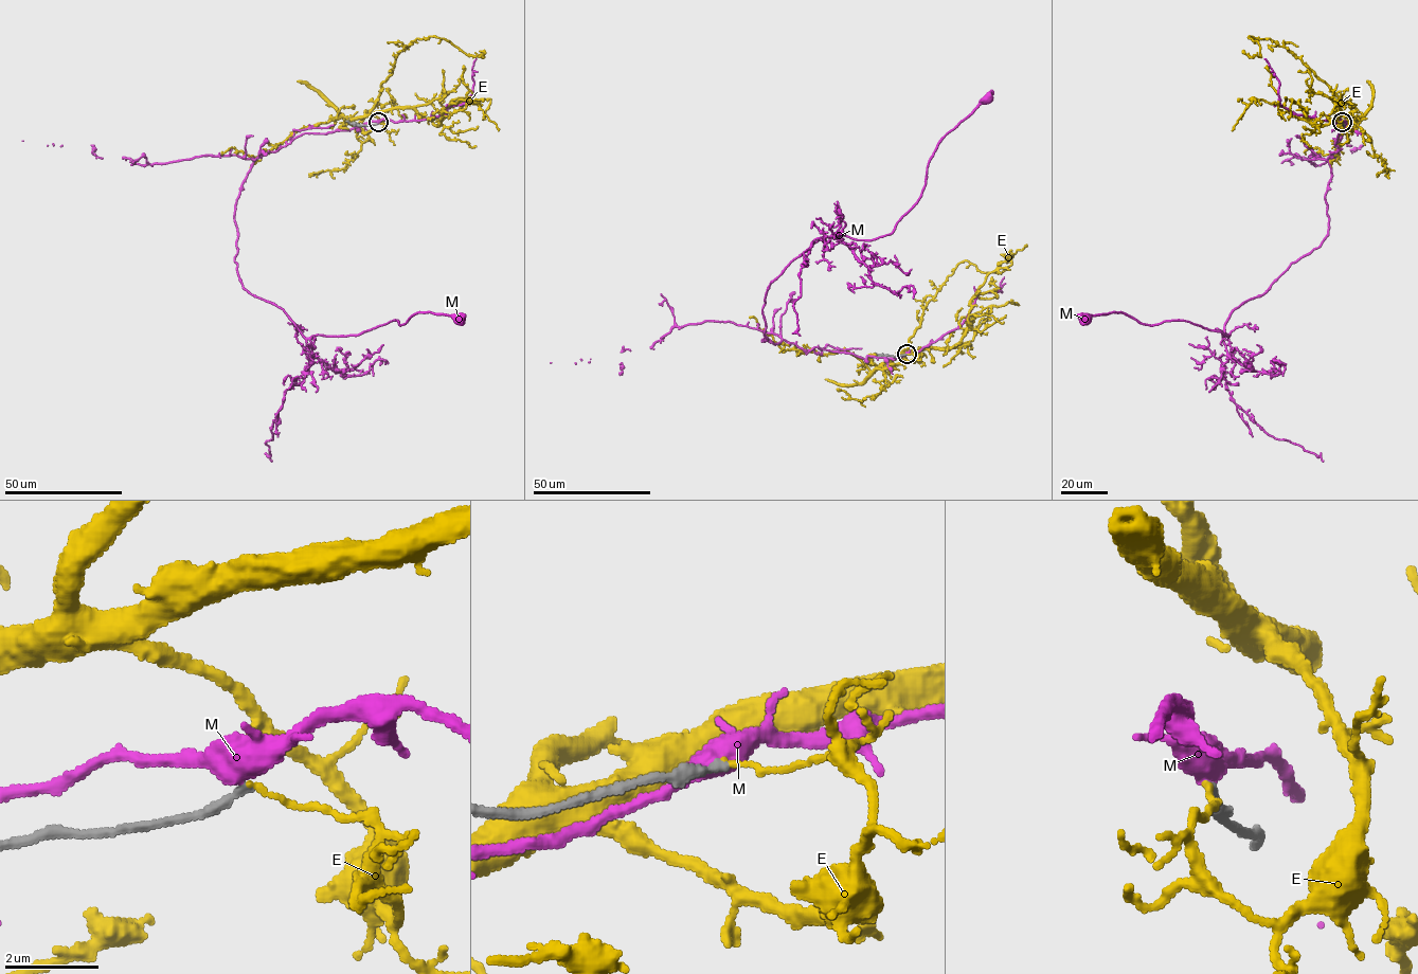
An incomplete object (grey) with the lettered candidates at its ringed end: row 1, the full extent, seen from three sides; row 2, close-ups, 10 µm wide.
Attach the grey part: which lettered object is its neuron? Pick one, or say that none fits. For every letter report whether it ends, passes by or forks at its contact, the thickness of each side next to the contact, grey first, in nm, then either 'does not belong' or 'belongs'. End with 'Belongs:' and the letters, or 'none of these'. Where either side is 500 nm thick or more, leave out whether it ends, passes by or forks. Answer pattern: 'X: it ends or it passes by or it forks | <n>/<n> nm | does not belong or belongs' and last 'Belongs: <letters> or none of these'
E: it ends | 200/90 nm | does not belong
M: it passes by | 220/480 nm | does not belong
Belongs: none of these

